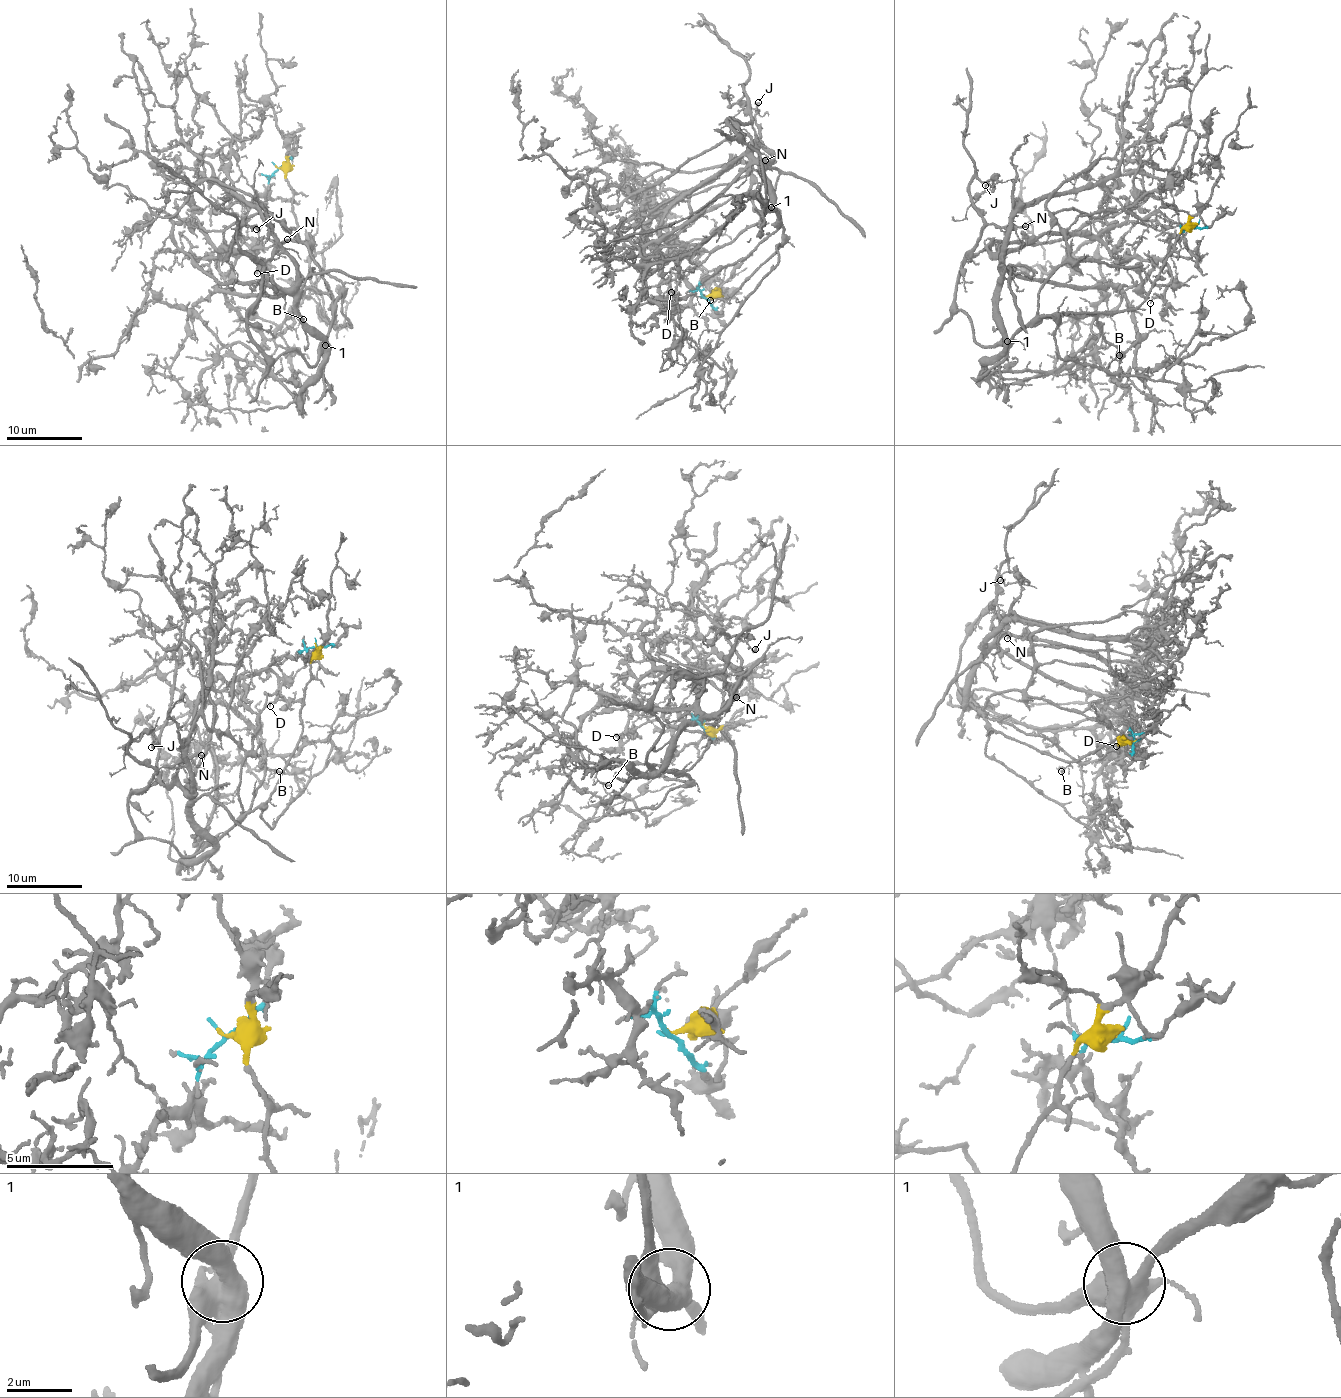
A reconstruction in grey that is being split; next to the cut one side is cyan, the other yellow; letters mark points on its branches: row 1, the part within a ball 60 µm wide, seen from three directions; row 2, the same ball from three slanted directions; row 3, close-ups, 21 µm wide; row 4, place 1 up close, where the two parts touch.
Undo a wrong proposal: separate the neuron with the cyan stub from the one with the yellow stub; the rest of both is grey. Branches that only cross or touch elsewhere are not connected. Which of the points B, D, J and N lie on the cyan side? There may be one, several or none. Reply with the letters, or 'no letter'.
D

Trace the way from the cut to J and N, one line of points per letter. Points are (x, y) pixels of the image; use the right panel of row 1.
J: (1195, 225), (1138, 305), (1042, 313), (978, 345), (953, 301), (984, 221), (970, 190), (984, 186)
N: (1195, 225), (1138, 305), (1042, 313), (1007, 341), (978, 345), (953, 301), (961, 260), (988, 224), (1024, 226)

